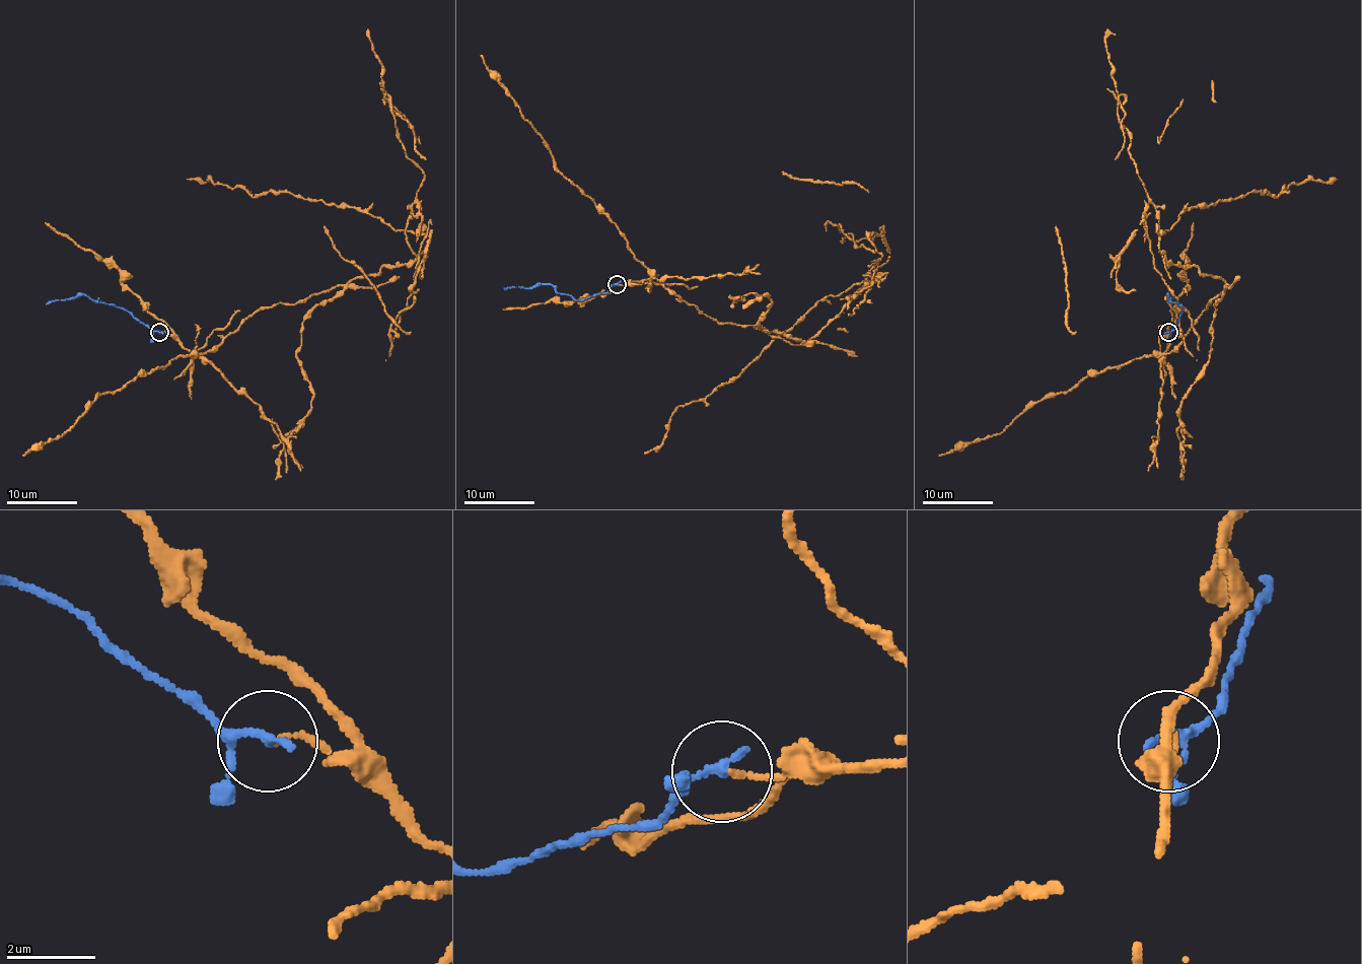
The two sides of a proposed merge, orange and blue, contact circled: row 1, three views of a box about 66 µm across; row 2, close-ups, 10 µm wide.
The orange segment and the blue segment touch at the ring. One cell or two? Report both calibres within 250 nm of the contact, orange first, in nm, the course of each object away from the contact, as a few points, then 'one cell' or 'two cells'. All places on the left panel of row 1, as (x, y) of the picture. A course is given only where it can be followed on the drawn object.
calibres 110 and 160 nm; course orange (159, 333), (204, 352), (261, 310), (303, 302), (416, 255), (404, 229), (353, 207), (186, 179); course blue (159, 333), (121, 307), (95, 302), (85, 295), (50, 300), (46, 304); two cells

